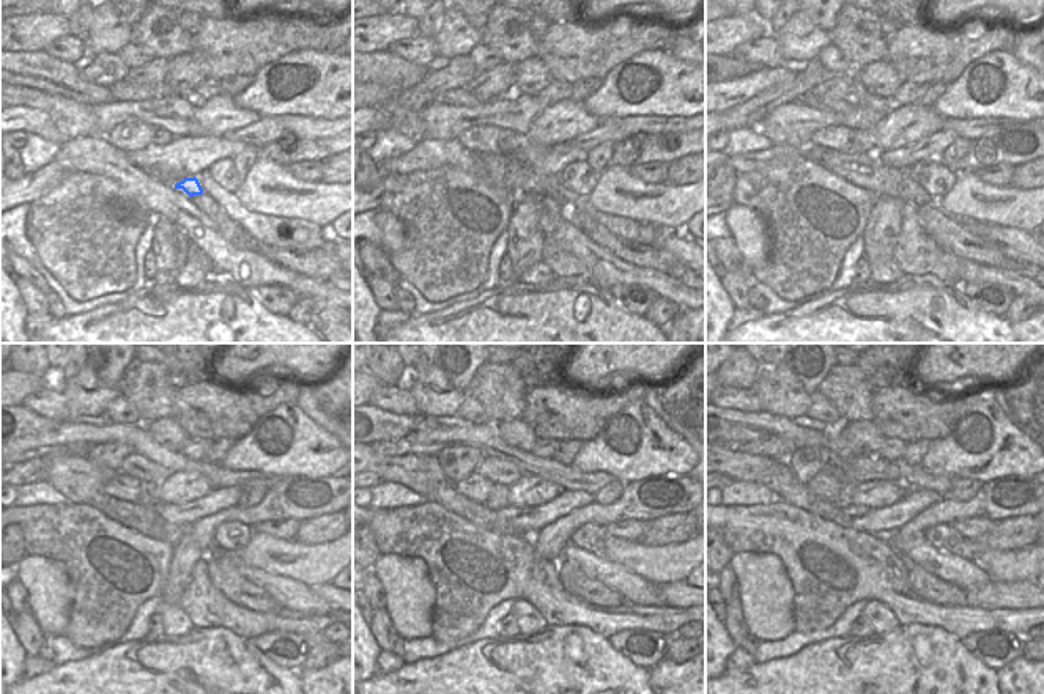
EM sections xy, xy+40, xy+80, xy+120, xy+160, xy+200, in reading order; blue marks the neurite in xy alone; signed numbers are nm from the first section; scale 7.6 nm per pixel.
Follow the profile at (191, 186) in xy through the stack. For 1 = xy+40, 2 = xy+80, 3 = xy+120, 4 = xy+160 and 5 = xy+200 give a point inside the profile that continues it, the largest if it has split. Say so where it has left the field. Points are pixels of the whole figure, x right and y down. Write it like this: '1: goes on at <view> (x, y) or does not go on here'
1: goes on at xy+40 (504, 170)
2: goes on at xy+80 (781, 126)
3: goes on at xy+120 (73, 476)
4: goes on at xy+160 (422, 474)
5: goes on at xy+200 (775, 474)

